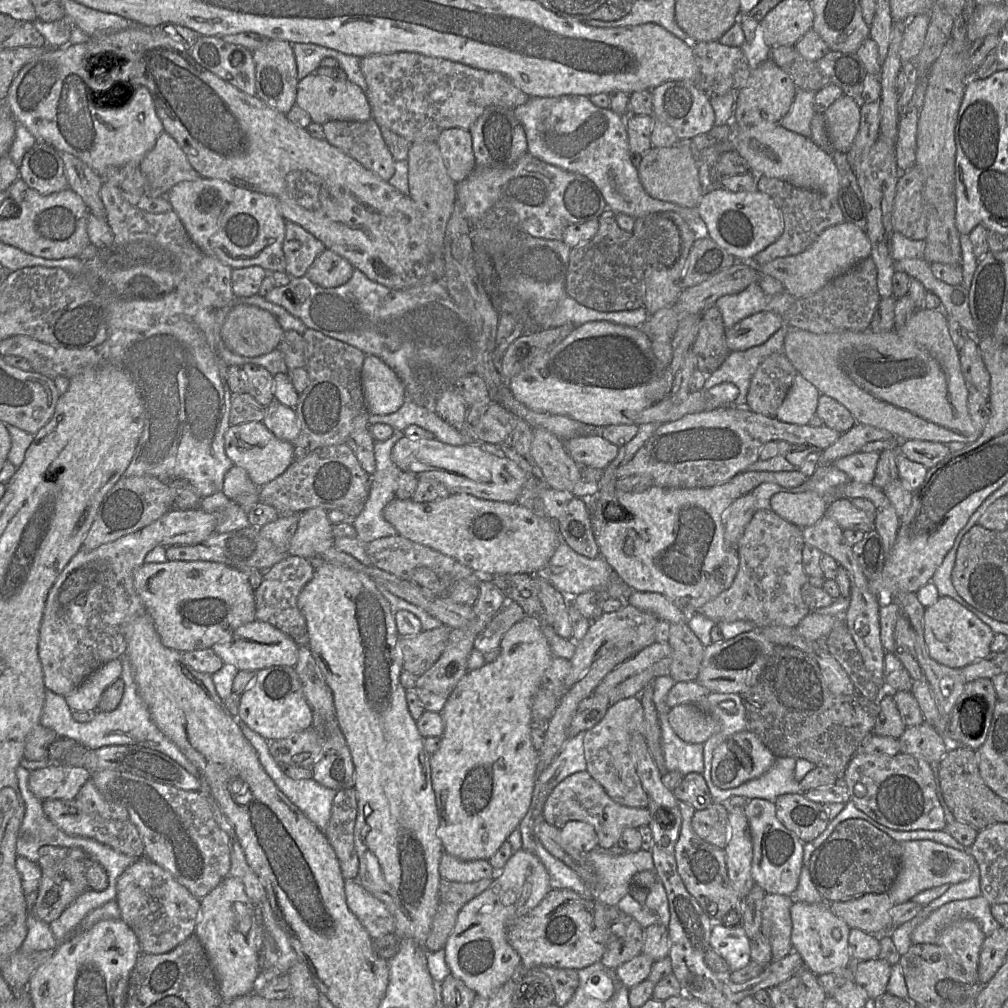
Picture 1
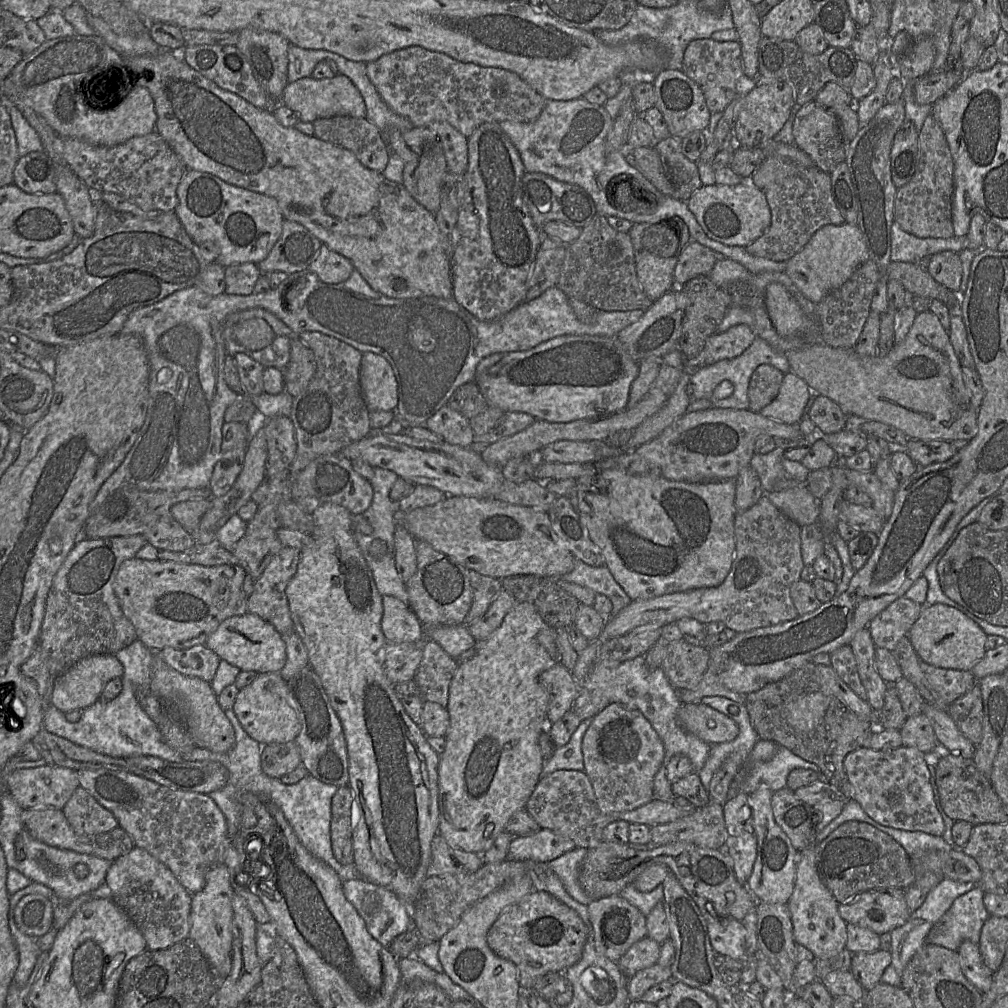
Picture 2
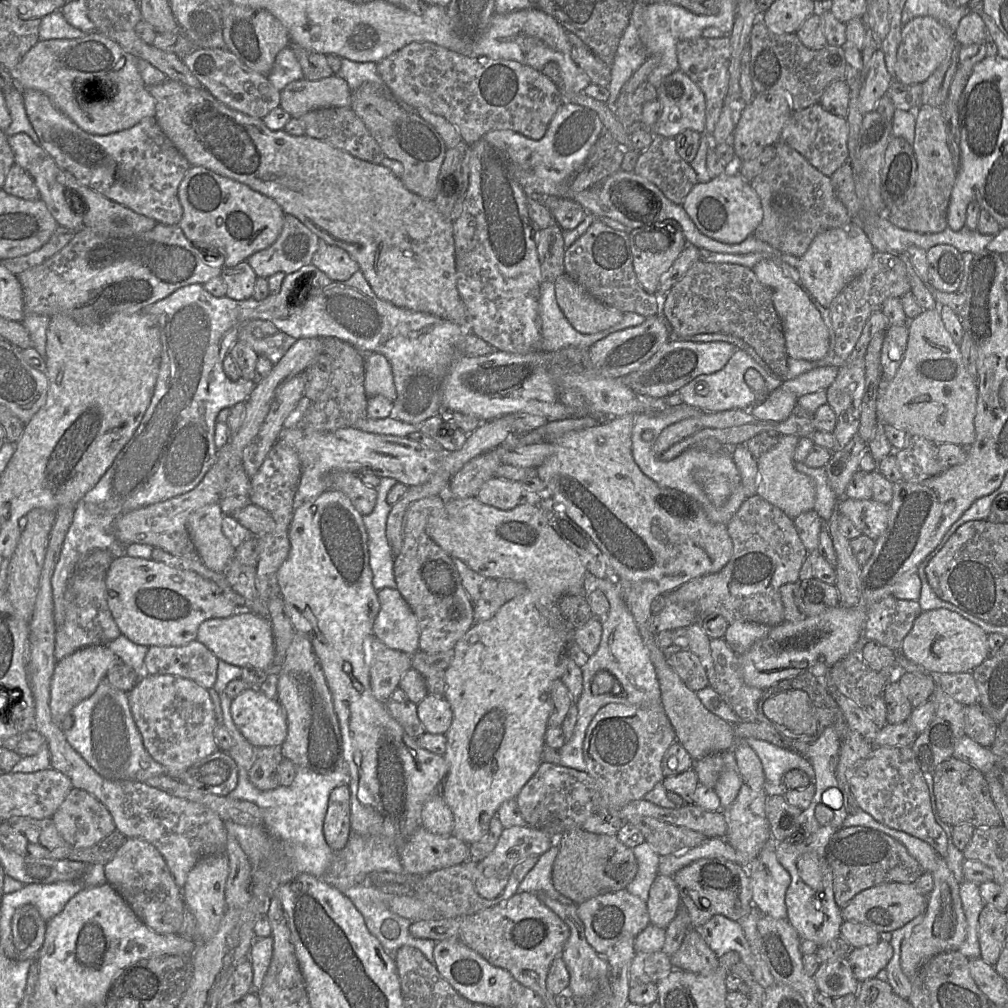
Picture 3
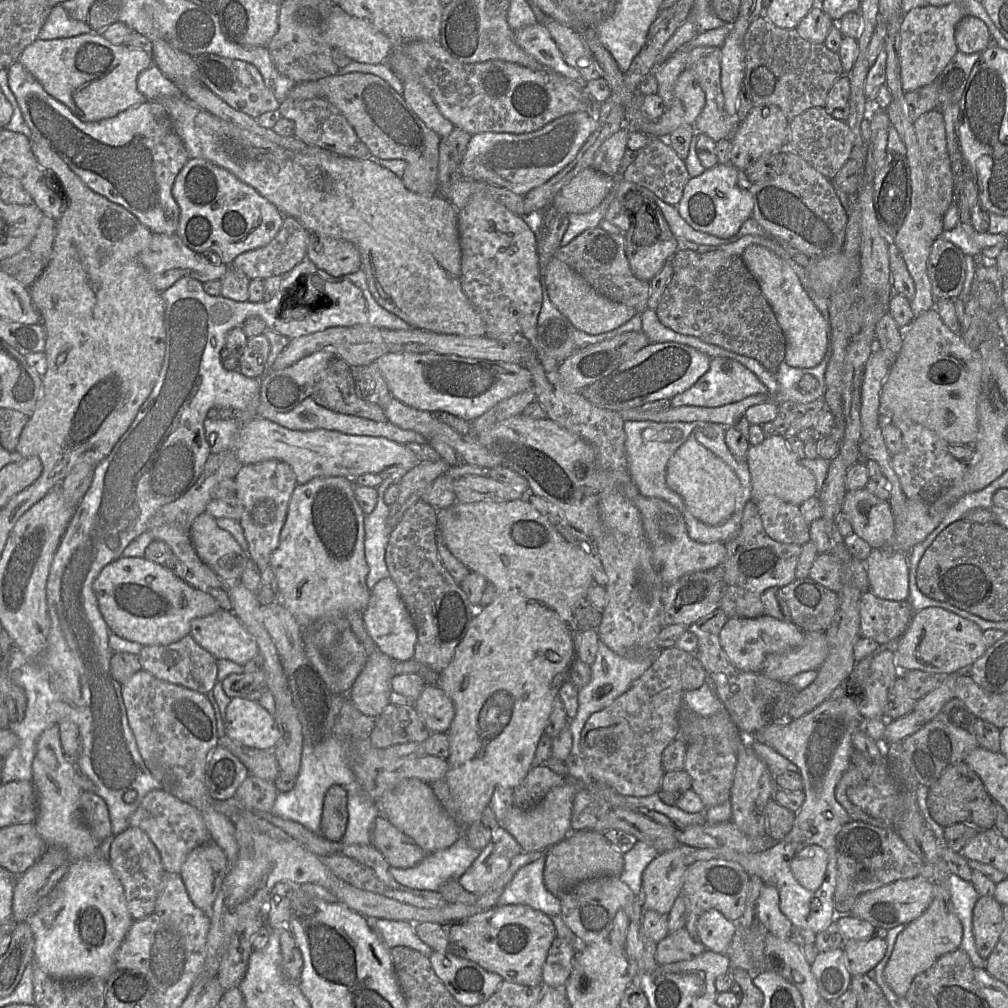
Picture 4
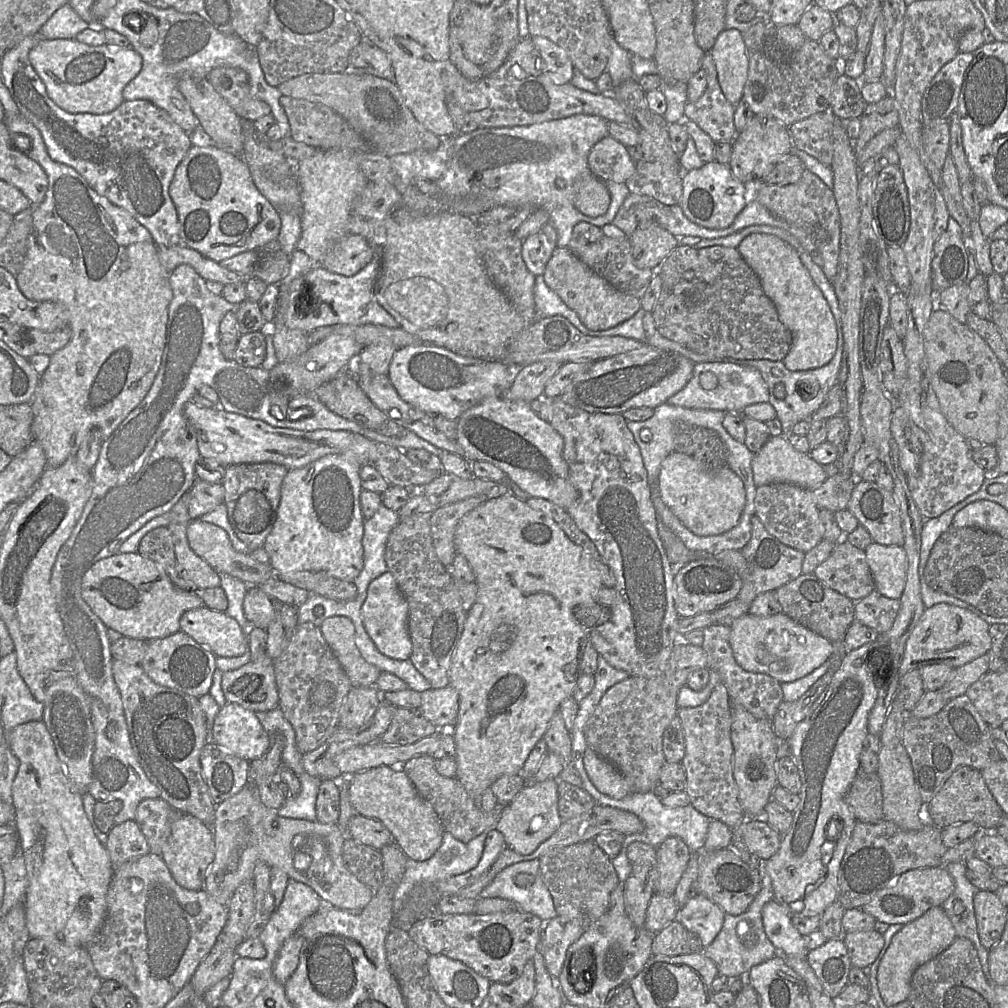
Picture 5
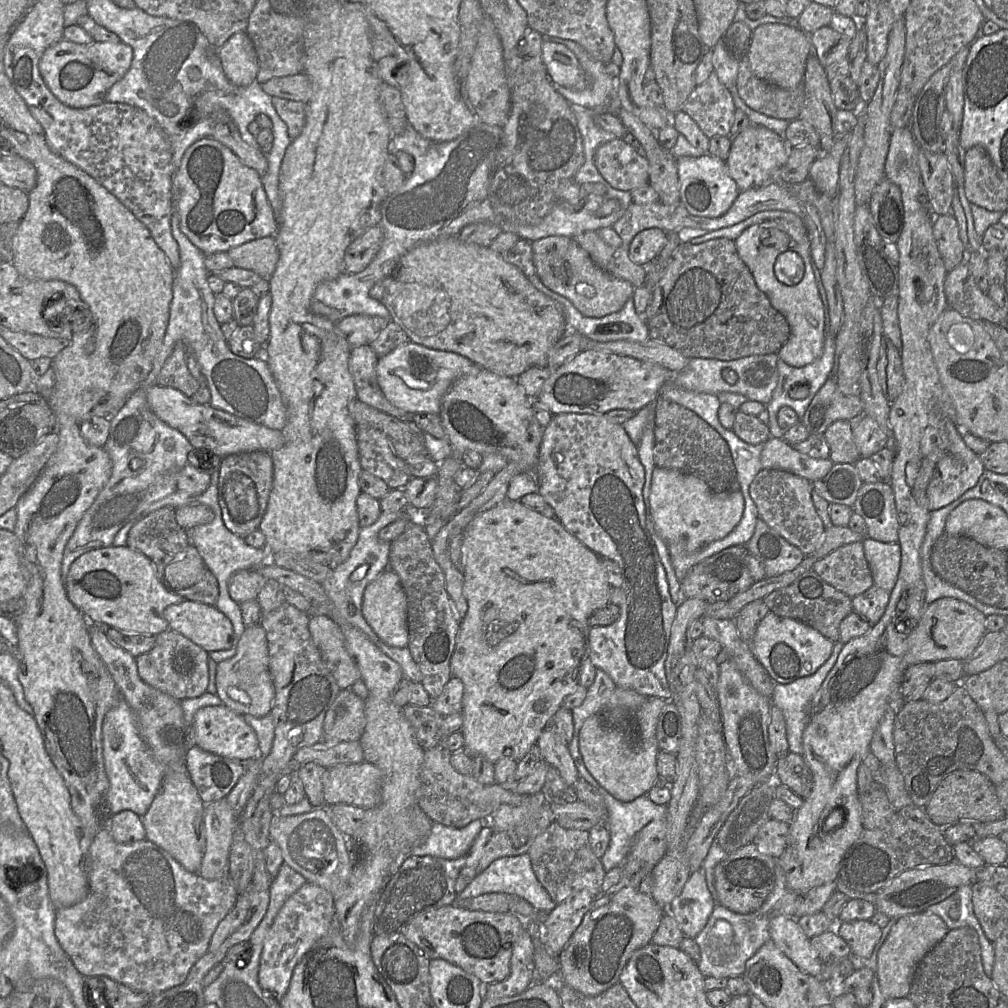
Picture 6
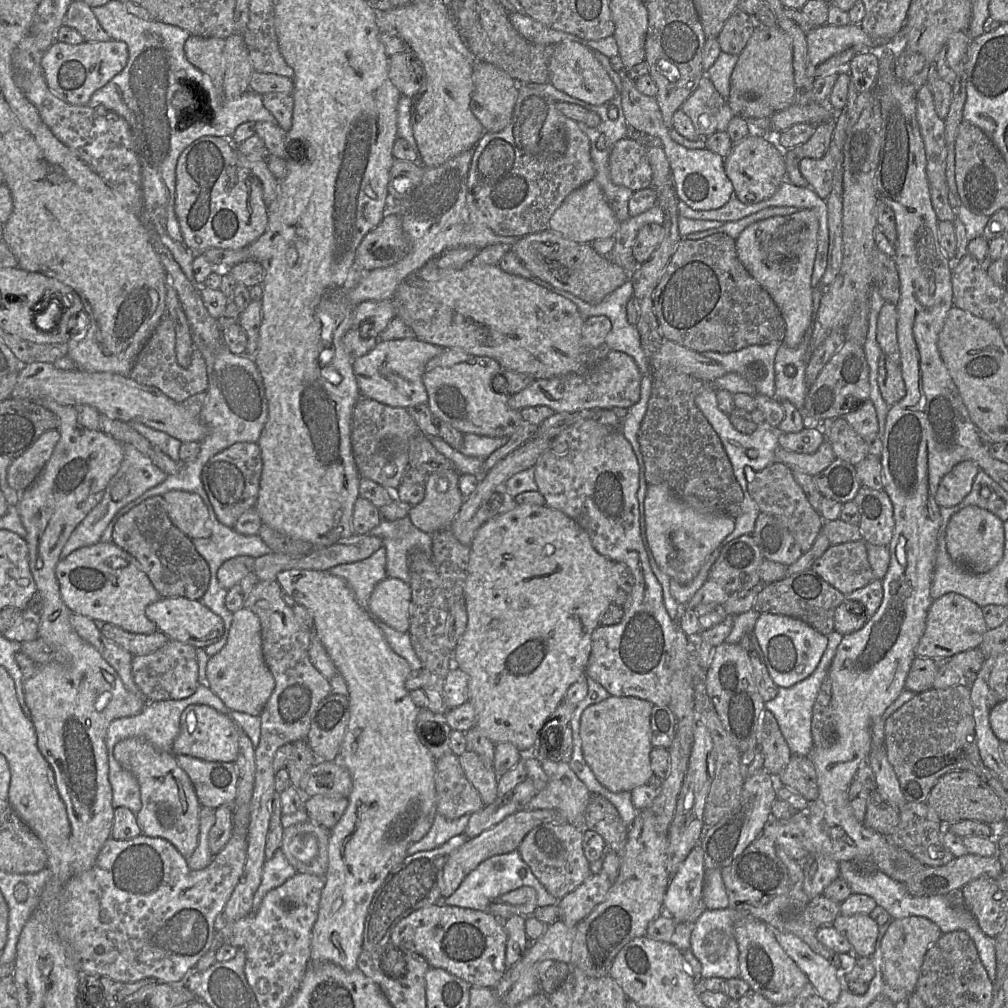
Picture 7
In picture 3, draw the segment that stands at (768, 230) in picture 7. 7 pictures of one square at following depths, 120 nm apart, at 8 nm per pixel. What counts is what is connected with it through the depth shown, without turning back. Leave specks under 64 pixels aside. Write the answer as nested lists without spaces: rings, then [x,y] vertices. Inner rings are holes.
[[[762,260],[753,267],[759,282],[771,290],[774,308],[781,320],[789,357],[797,360],[817,361],[829,351],[829,333],[819,311],[812,303],[807,291],[772,261]]]

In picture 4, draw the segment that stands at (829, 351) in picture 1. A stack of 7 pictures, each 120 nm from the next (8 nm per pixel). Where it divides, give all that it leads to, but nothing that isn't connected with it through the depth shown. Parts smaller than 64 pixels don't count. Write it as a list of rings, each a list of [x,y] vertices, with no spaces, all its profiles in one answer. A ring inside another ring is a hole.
[[[928,310],[904,331],[902,348],[882,386],[880,406],[887,417],[907,418],[920,424],[950,445],[976,443],[979,434],[978,398],[981,393],[983,360],[980,352],[969,347],[960,334],[952,332],[936,310]]]

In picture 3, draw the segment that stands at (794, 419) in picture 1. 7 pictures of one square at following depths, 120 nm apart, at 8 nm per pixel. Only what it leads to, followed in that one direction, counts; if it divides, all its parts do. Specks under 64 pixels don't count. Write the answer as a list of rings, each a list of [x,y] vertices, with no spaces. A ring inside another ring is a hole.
[[[779,386],[762,402],[750,409],[751,414],[759,420],[782,422],[786,420],[797,404],[798,397]]]

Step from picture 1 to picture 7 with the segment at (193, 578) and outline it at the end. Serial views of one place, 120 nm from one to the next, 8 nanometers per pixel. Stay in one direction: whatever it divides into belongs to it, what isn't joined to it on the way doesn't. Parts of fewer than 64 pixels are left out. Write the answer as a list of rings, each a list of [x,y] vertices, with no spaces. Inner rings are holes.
[[[110,542],[82,547],[61,559],[55,569],[61,598],[72,613],[113,624],[128,632],[152,634],[157,626],[145,614],[148,605],[161,596],[138,561]]]

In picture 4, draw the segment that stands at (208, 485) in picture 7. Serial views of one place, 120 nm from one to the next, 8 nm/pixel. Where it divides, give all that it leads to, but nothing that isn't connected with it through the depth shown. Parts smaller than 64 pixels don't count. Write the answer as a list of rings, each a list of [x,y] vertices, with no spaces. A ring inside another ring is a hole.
[[[273,459],[243,465],[234,481],[235,497],[243,506],[239,523],[249,544],[247,553],[262,572],[270,565],[271,554],[279,545],[289,501],[298,484],[296,475],[289,464]]]

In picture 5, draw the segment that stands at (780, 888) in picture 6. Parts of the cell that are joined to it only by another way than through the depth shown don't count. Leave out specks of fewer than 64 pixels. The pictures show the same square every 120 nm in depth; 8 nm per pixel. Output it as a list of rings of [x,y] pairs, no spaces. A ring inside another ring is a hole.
[[[763,873],[763,886],[748,909],[738,916],[725,914],[723,926],[713,942],[704,948],[703,954],[717,965],[719,975],[730,978],[746,978],[750,969],[758,964],[772,959],[778,951],[767,937],[763,921],[763,906],[774,899],[774,893],[769,878]]]

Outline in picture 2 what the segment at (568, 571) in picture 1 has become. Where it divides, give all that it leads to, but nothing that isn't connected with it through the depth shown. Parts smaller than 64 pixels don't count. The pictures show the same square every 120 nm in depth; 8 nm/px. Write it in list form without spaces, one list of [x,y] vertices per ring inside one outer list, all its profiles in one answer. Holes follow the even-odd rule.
[[[575,558],[574,569],[571,572],[566,573],[562,575],[561,577],[547,577],[547,578],[560,578],[567,582],[572,582],[572,583],[581,585],[583,587],[589,588],[595,594],[602,594],[608,597],[610,601],[612,602],[613,608],[610,615],[606,617],[606,620],[616,615],[624,607],[629,605],[630,602],[632,601],[630,597],[626,594],[626,592],[623,590],[623,588],[615,581],[611,572],[605,565],[602,565],[599,567],[592,567],[582,562],[581,560]]]

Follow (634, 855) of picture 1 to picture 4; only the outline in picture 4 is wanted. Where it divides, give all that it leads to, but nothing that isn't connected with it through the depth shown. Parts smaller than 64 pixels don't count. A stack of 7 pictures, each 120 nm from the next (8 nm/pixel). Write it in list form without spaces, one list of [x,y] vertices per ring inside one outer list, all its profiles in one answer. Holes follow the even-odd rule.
[[[546,855],[520,868],[501,894],[498,905],[528,905],[549,917],[560,915],[561,904],[557,896],[544,884]]]

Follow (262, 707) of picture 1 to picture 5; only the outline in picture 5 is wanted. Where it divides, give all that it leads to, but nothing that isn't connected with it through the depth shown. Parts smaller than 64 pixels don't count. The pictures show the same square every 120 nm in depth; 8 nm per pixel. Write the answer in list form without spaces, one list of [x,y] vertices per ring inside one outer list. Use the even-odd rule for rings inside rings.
[[[227,703],[220,708],[209,739],[229,754],[249,762],[260,758],[270,745],[270,734],[263,728],[256,713],[236,703]]]

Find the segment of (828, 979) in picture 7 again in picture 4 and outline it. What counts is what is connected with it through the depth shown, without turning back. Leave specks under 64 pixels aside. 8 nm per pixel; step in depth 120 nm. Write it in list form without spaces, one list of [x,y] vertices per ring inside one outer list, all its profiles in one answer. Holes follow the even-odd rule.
[[[764,885],[757,900],[757,913],[769,933],[779,938],[792,937],[794,926],[780,910],[779,892],[775,886]]]

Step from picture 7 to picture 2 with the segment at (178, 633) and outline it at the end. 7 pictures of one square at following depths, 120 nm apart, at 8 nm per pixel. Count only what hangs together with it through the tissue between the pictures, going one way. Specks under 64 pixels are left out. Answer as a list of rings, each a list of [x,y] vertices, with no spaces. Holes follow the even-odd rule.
[[[250,612],[224,620],[207,638],[205,645],[220,659],[242,671],[258,674],[280,672],[286,663],[286,645],[282,635],[272,624]]]

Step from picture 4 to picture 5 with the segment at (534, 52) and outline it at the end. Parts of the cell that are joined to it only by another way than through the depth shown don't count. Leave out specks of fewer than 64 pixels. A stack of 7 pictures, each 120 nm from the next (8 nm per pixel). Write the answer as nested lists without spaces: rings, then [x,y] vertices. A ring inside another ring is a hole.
[[[543,36],[530,37],[535,48],[539,52],[542,65],[548,72],[551,72],[558,79],[558,83],[568,83],[572,79],[574,66],[566,52]]]

